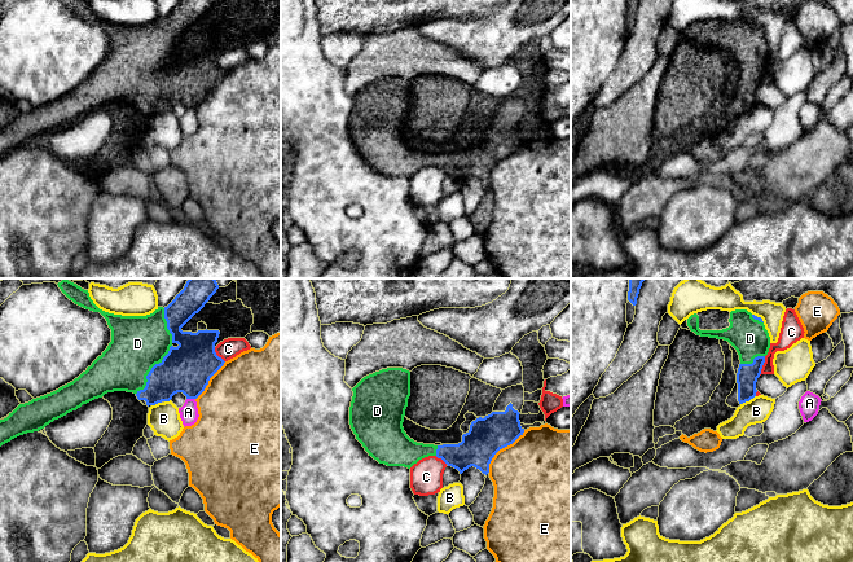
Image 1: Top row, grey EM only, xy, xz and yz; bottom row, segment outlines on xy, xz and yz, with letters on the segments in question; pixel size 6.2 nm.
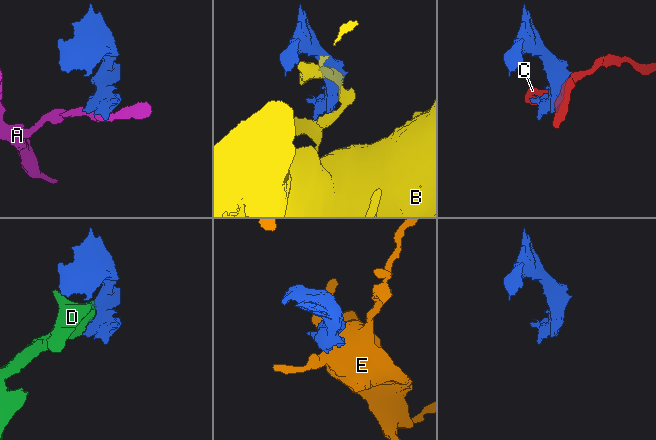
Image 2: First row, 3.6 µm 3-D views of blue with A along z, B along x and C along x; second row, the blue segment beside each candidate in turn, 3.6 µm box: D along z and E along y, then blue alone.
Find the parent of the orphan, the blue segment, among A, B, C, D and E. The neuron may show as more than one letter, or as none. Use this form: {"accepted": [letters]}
{"accepted": ["D"]}

